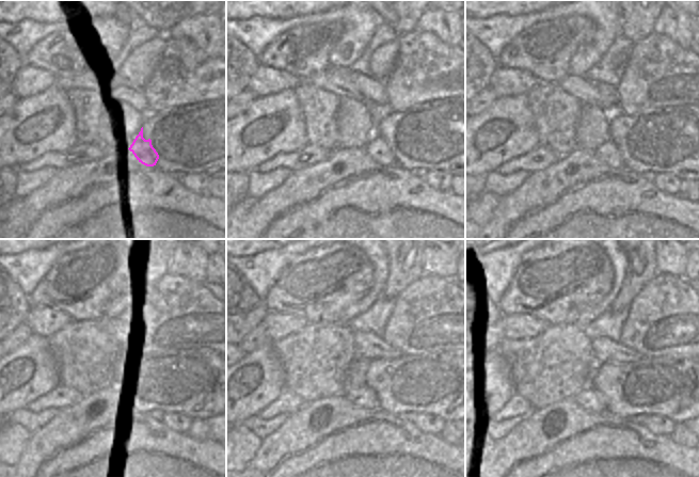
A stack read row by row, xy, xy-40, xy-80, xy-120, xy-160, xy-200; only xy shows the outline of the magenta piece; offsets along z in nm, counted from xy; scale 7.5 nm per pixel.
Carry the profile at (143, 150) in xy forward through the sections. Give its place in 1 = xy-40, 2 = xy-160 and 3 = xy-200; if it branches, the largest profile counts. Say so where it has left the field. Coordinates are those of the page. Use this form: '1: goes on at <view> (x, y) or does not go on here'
1: goes on at xy-40 (377, 149)
2: goes on at xy-160 (364, 396)
3: goes on at xy-200 (590, 399)

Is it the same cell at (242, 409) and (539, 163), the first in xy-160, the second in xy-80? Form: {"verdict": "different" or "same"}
{"verdict": "different"}

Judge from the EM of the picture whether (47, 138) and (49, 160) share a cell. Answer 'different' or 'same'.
different

